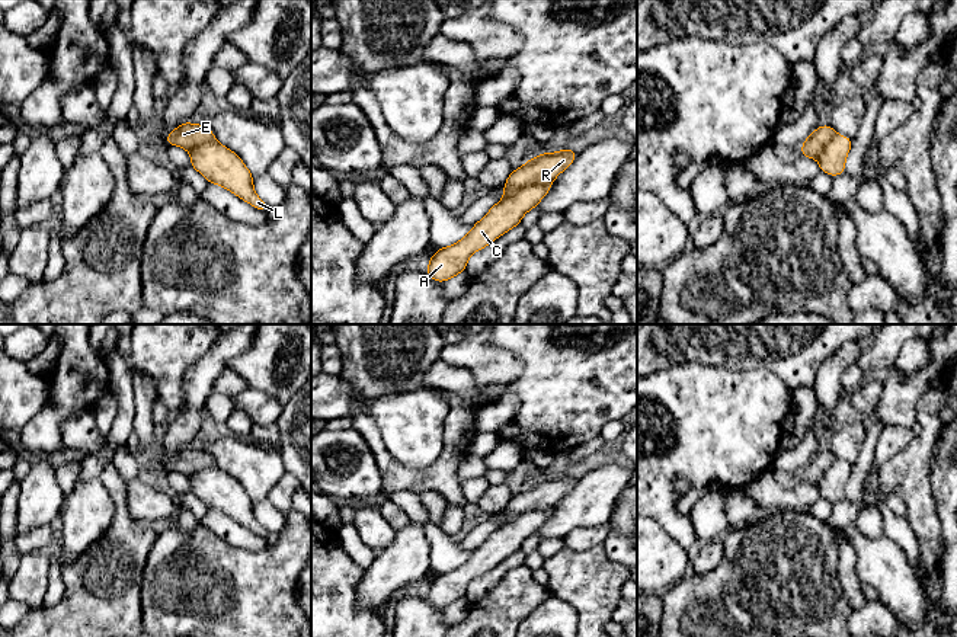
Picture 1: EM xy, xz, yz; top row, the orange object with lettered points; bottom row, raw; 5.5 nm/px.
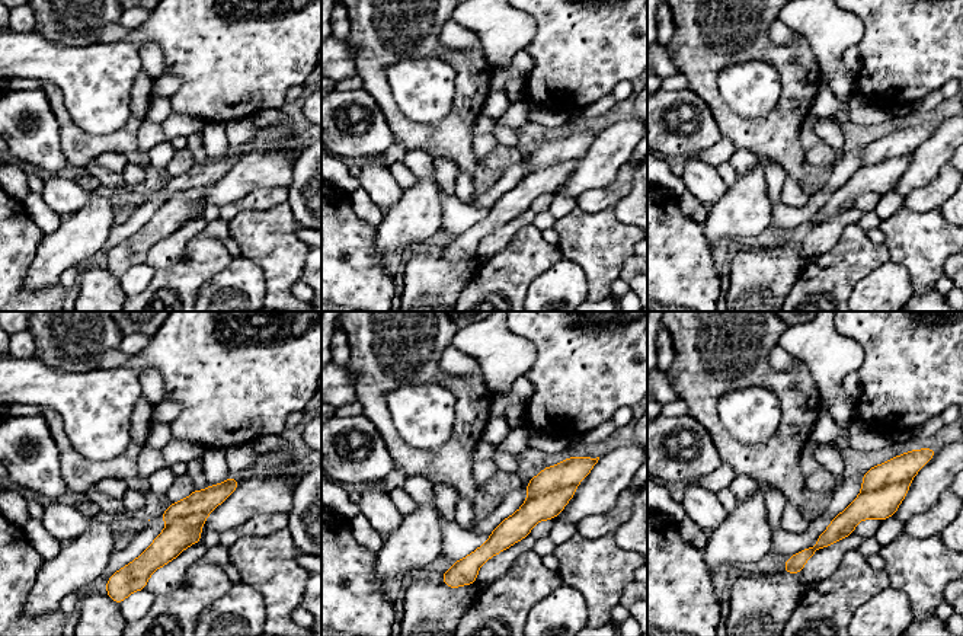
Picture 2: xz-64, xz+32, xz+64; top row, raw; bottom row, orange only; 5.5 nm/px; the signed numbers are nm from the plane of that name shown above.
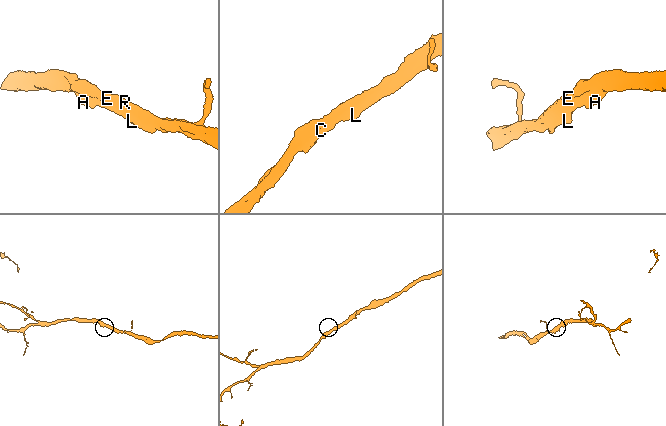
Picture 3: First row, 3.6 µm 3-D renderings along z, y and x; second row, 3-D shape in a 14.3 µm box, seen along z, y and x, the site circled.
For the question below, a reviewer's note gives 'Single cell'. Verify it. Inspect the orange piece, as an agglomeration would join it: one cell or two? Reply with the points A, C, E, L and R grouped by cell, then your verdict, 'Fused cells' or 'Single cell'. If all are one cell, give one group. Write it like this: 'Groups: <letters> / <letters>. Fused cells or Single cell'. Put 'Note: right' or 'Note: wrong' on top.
Note: right
Groups: A C E L R. Single cell

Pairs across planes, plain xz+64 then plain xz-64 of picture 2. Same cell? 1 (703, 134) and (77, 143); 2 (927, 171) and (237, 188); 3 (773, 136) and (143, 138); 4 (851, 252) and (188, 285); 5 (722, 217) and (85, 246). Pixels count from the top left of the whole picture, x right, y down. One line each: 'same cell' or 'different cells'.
1: different cells
2: same cell
3: different cells
4: same cell
5: same cell

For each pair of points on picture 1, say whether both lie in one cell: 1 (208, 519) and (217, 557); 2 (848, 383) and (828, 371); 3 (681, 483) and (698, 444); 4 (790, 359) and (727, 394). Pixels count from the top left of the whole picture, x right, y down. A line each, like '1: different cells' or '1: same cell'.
1: different cells
2: different cells
3: different cells
4: different cells

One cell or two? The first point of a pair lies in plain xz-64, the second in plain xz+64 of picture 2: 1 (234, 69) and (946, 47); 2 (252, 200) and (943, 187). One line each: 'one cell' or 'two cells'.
1: one cell
2: one cell

